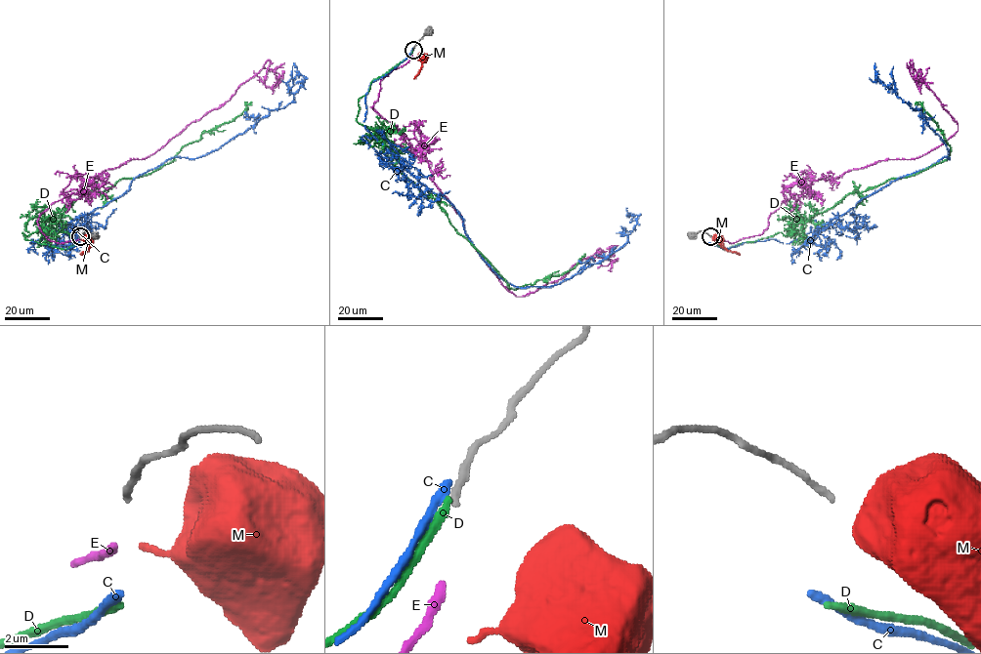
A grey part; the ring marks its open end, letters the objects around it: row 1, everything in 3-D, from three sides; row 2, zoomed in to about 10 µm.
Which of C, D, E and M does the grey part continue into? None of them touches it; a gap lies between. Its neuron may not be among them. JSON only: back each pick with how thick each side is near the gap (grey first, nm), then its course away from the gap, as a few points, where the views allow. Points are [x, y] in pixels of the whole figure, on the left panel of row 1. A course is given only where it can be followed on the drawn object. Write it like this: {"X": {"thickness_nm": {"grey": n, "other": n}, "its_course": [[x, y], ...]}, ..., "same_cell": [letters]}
{"E": {"thickness_nm": {"grey": 200, "other": 260}, "its_course": [[79, 239], [51, 241], [39, 215], [153, 154], [268, 61], [275, 87], [264, 68]]}, "same_cell": ["E"]}

